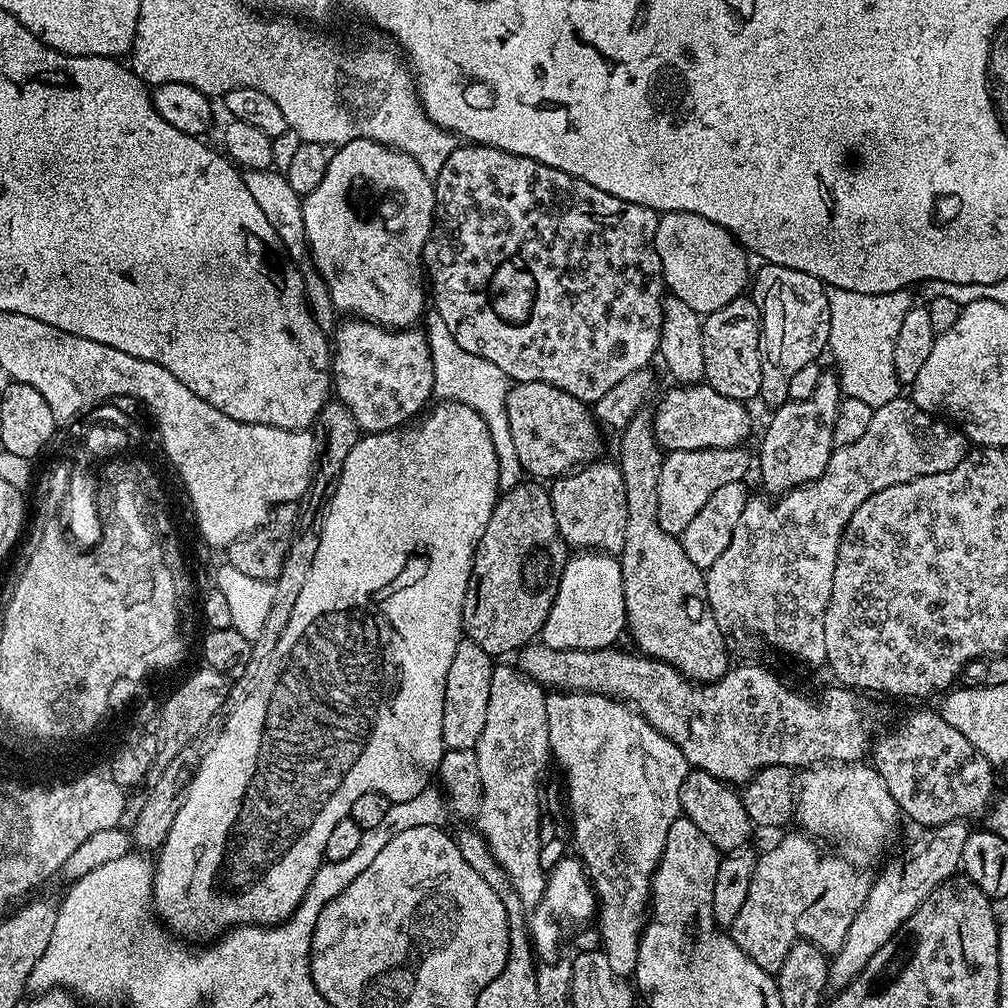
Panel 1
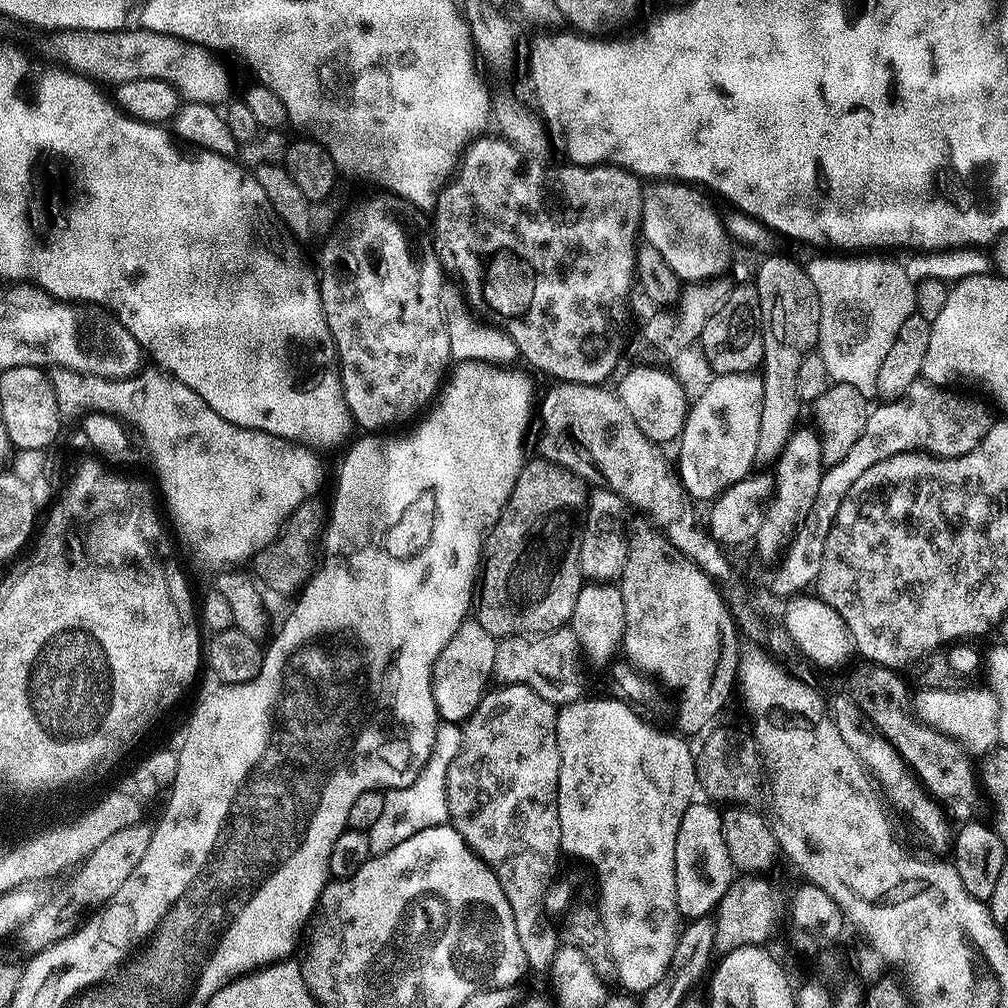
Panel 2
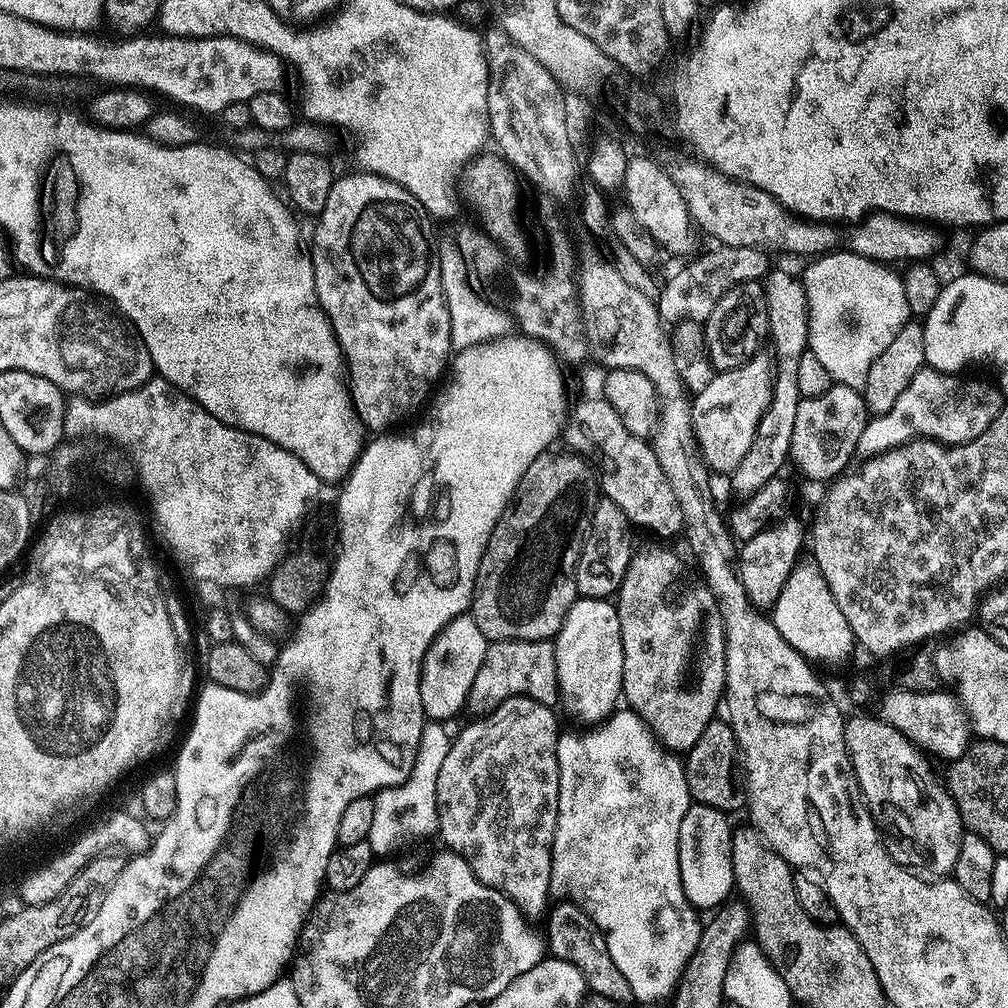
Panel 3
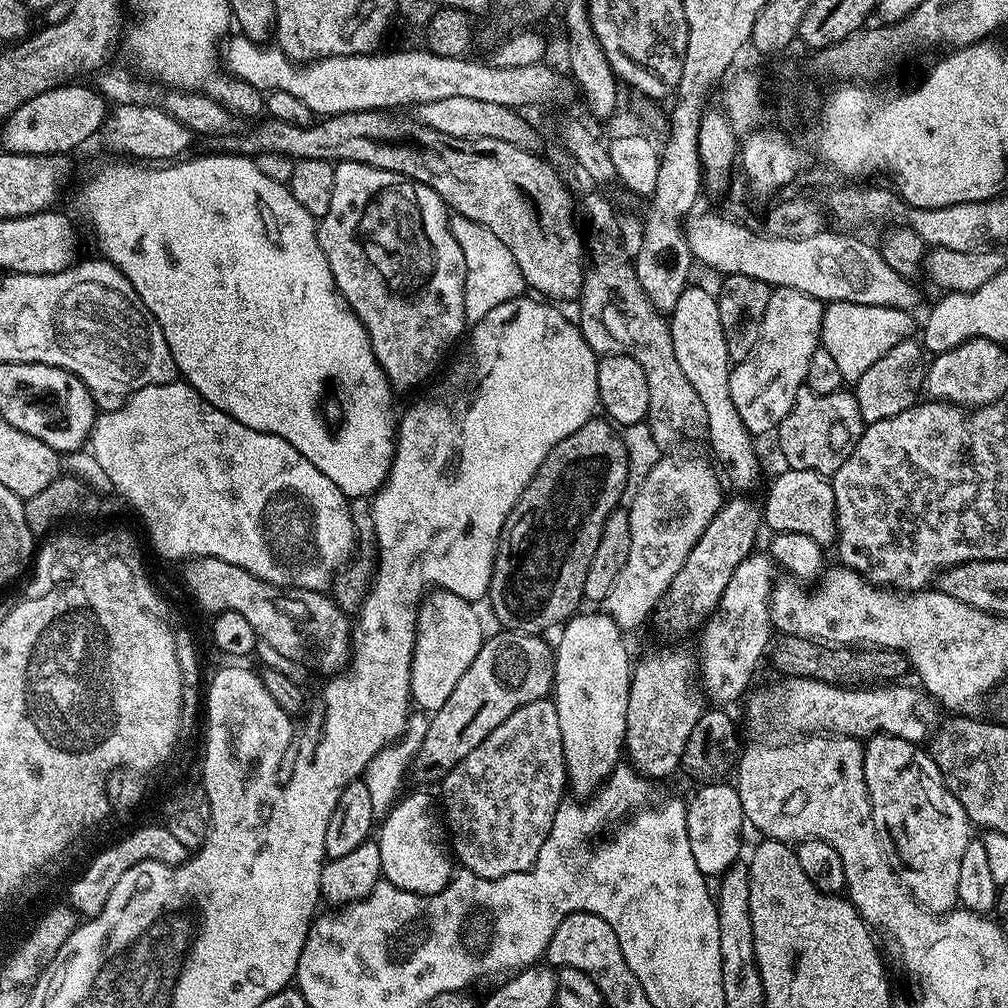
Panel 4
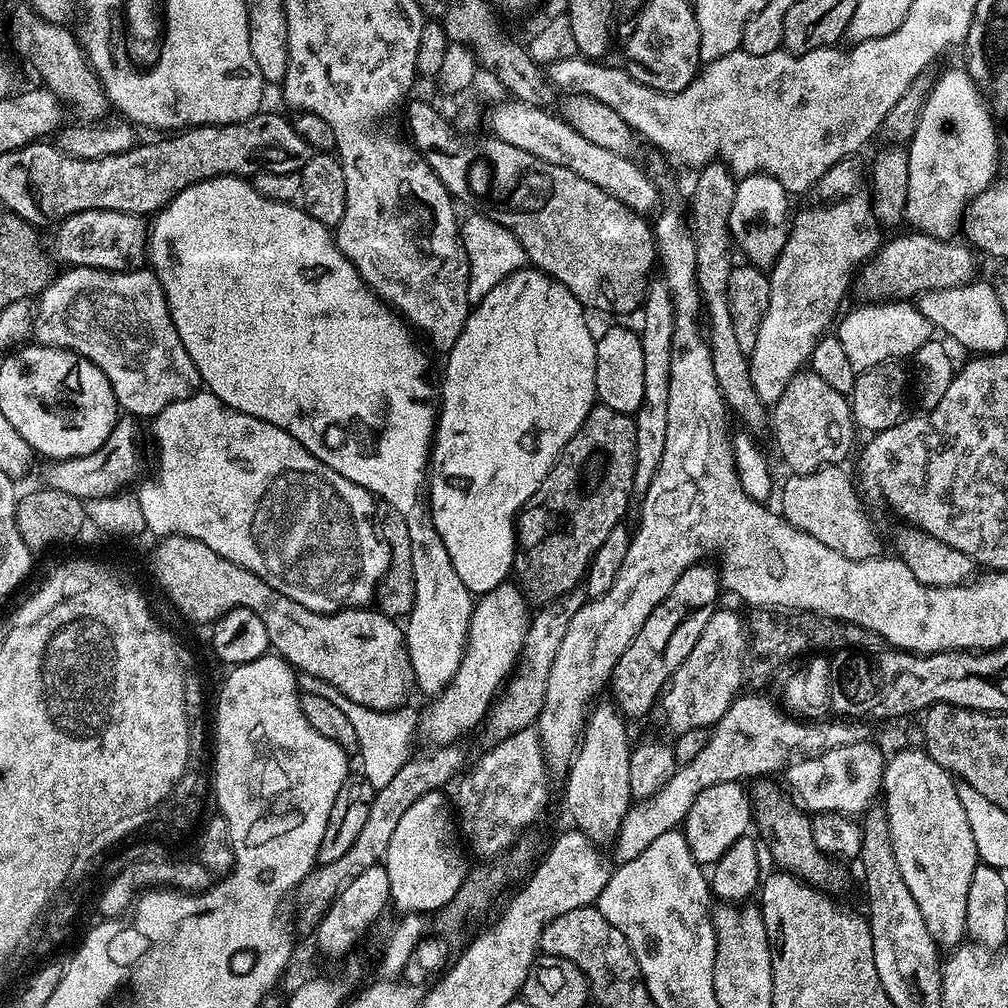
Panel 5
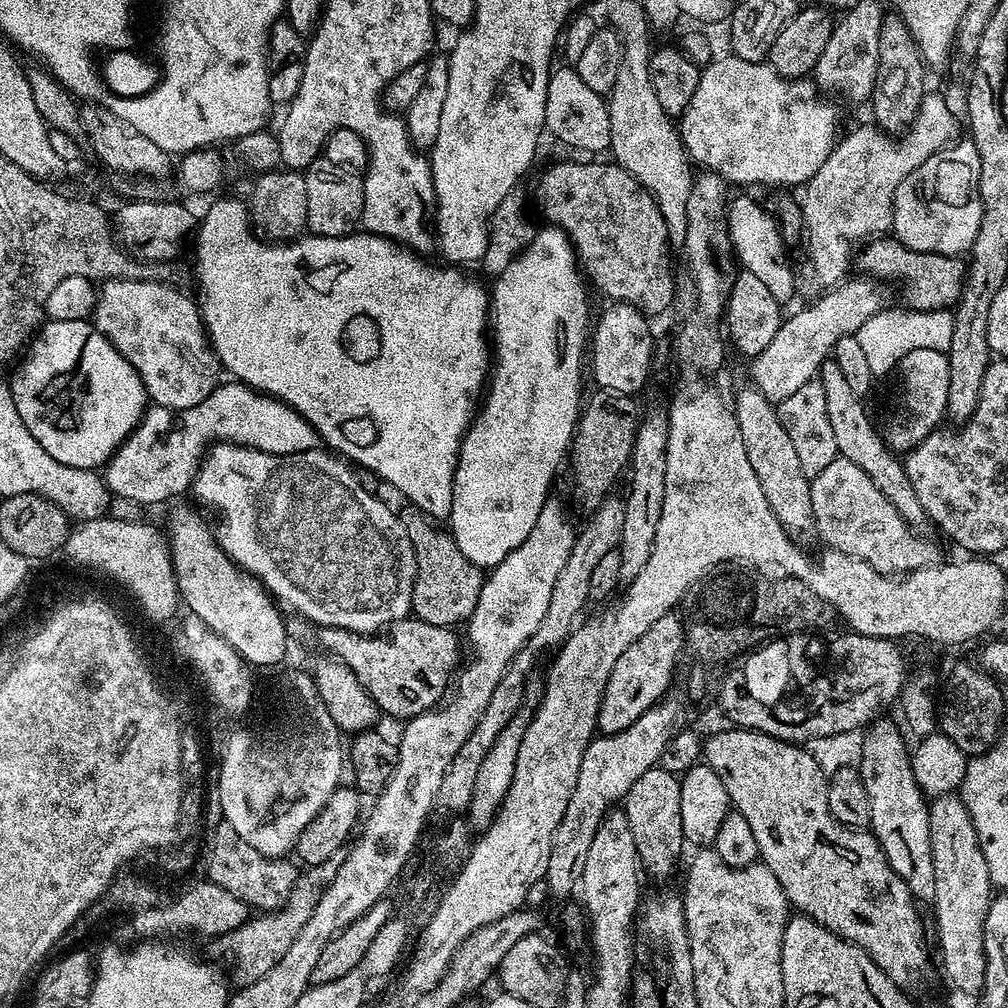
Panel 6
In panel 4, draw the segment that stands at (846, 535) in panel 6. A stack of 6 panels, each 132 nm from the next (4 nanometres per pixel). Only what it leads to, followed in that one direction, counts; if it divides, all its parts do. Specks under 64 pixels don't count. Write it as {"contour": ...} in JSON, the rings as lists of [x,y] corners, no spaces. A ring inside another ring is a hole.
{"contour":[[[788,468],[768,488],[768,497],[762,500],[762,520],[773,533],[797,532],[809,535],[823,546],[836,539],[836,507],[832,481],[819,472]]]}

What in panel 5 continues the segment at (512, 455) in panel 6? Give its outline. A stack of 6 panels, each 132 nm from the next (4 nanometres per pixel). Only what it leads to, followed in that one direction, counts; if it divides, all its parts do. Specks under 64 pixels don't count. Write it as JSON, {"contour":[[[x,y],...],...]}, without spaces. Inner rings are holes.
{"contour":[[[523,266],[516,272],[509,274],[482,300],[471,309],[462,326],[462,334],[454,342],[454,346],[447,349],[448,361],[444,364],[444,377],[438,384],[438,415],[436,418],[436,430],[432,433],[430,445],[430,479],[426,484],[426,507],[430,513],[430,519],[434,530],[442,538],[446,550],[450,556],[450,562],[454,564],[454,570],[458,570],[458,578],[468,588],[483,594],[494,590],[500,584],[509,579],[512,572],[512,563],[516,560],[516,519],[520,515],[520,509],[525,502],[542,486],[542,478],[550,474],[558,454],[570,442],[570,438],[582,426],[582,422],[588,416],[597,403],[596,399],[596,341],[588,329],[586,309],[583,304],[566,290],[554,278],[550,278],[539,268]]]}

